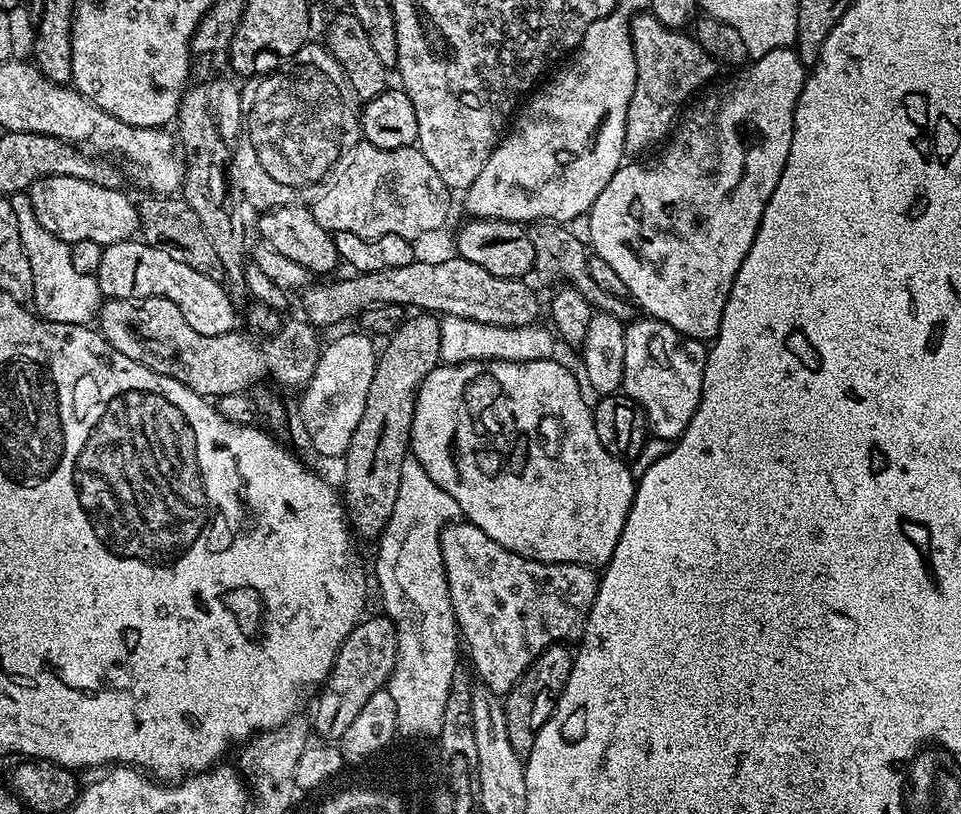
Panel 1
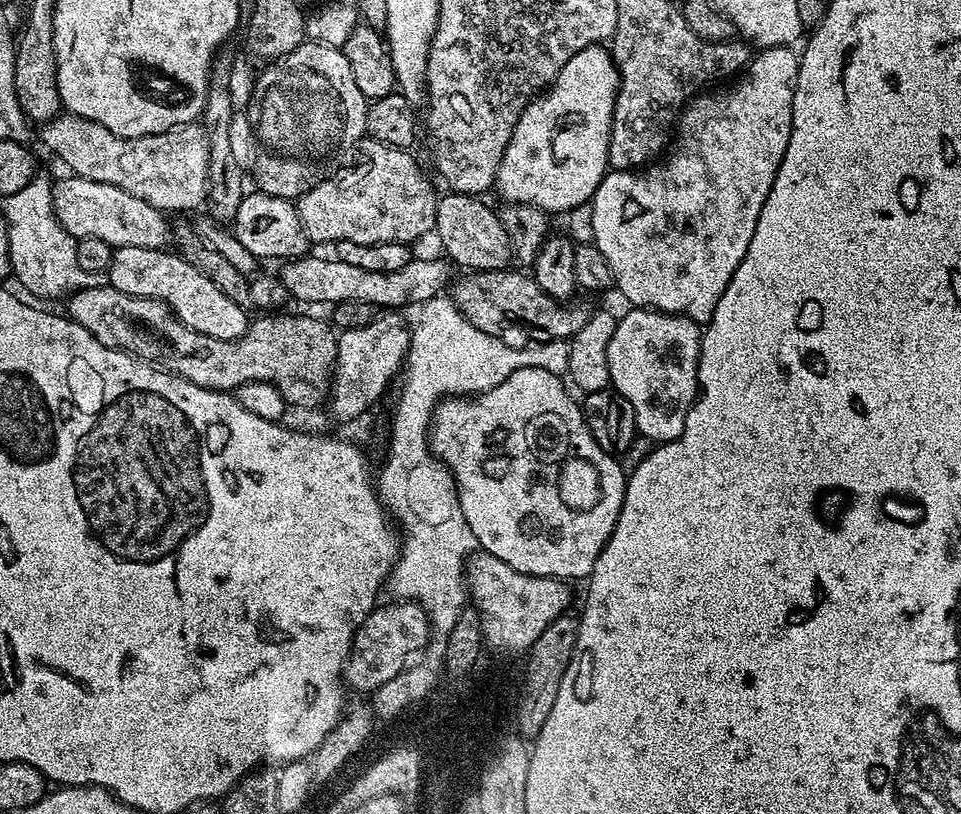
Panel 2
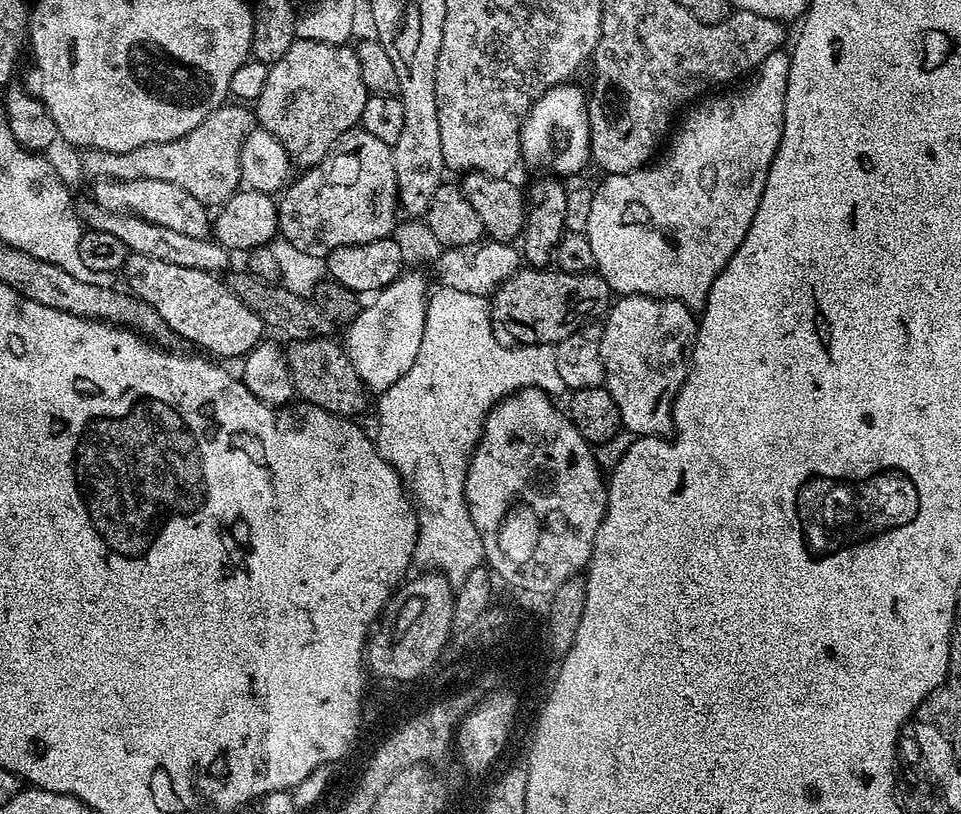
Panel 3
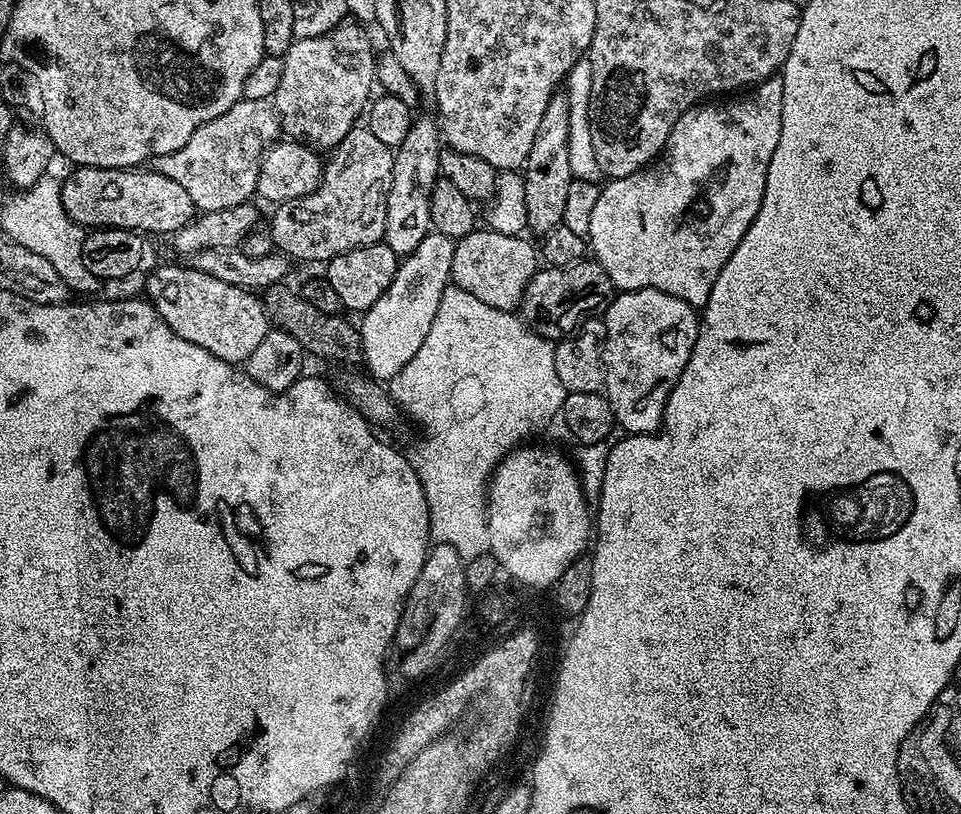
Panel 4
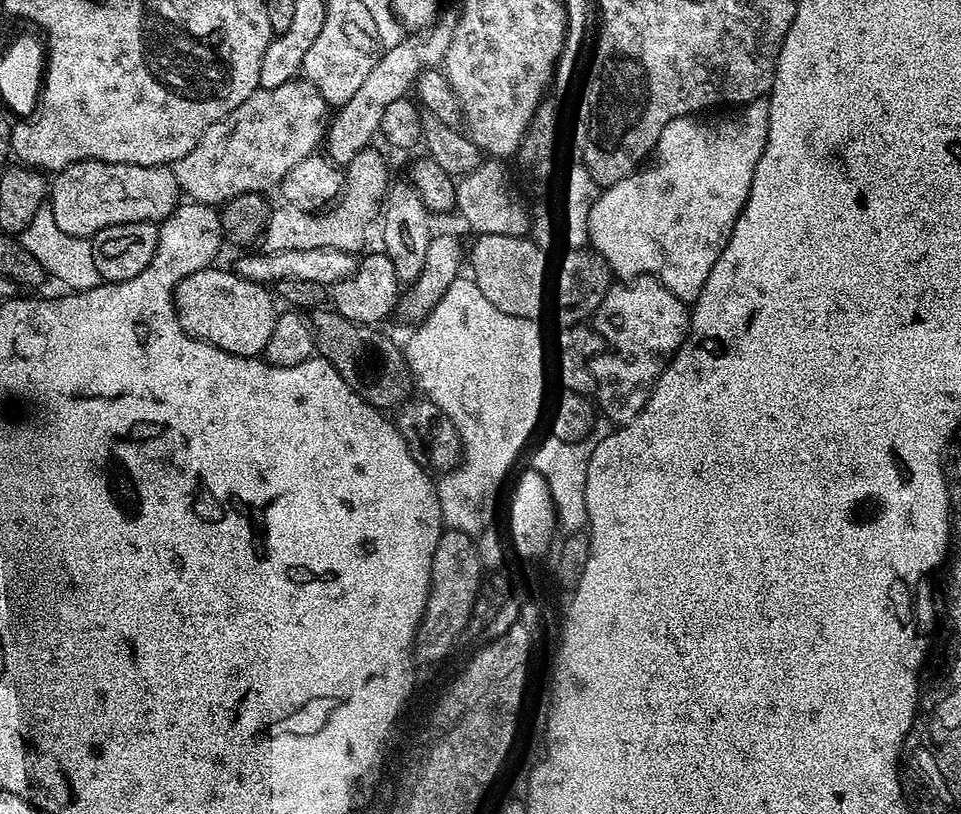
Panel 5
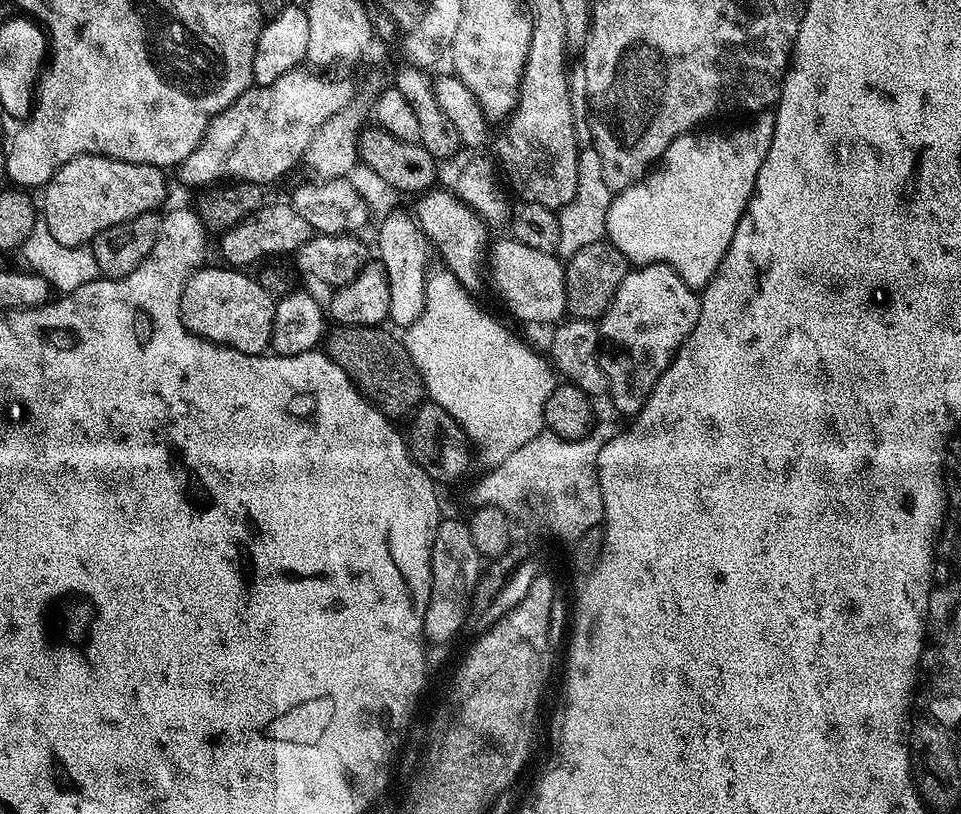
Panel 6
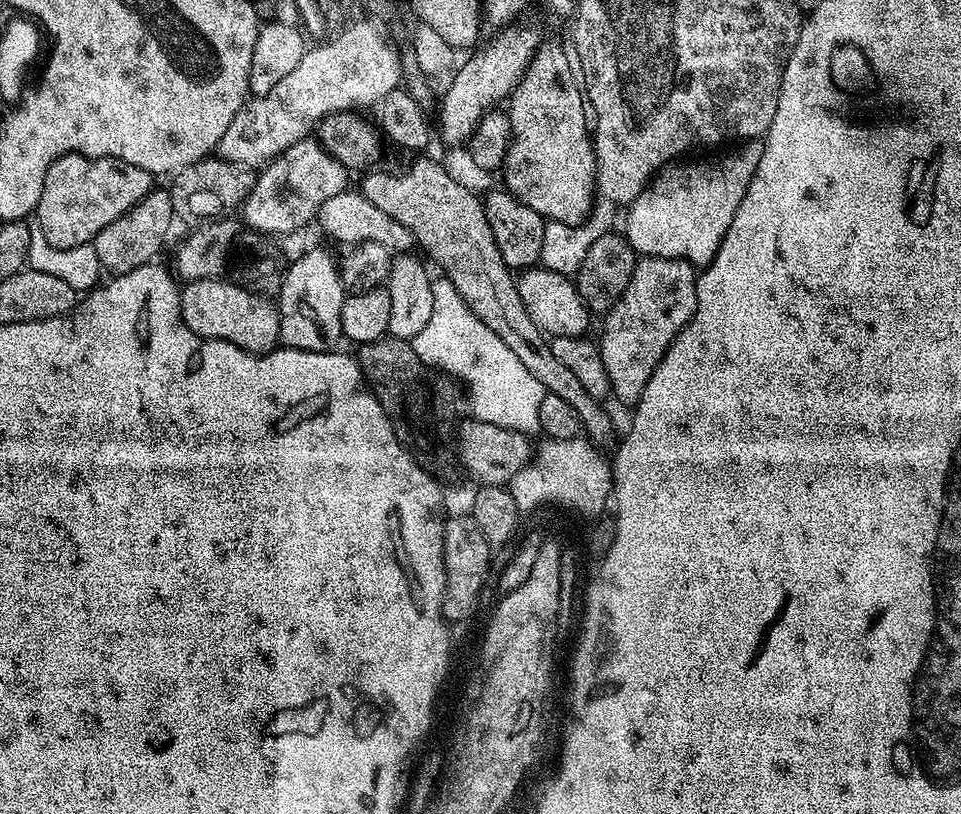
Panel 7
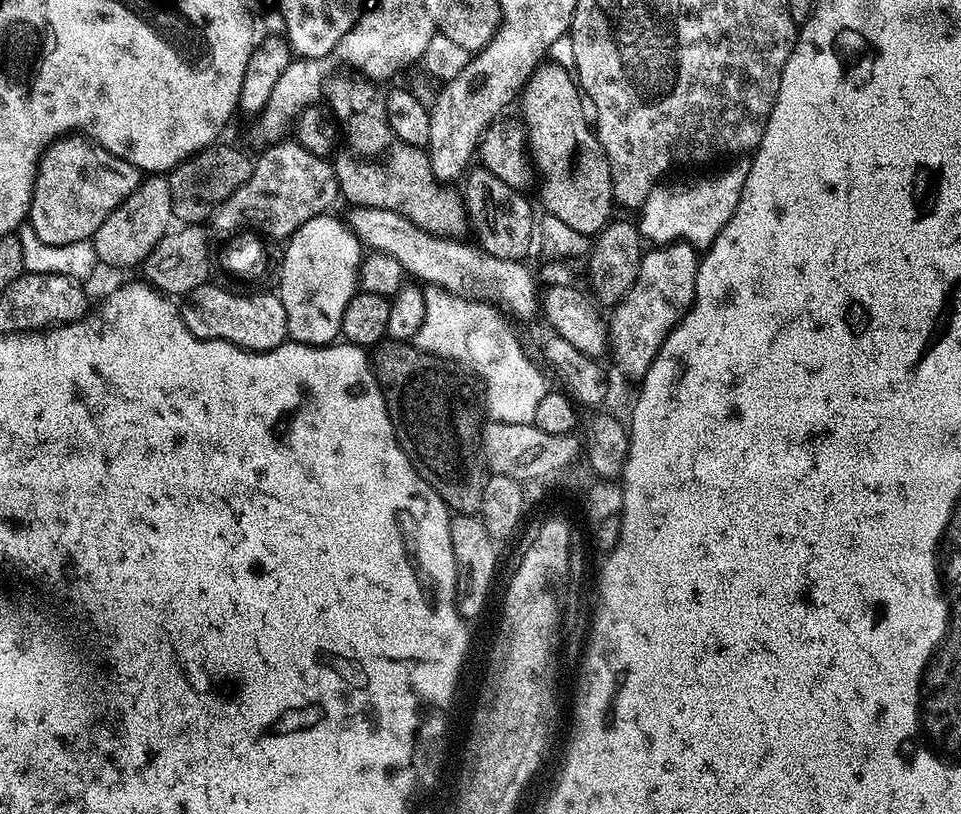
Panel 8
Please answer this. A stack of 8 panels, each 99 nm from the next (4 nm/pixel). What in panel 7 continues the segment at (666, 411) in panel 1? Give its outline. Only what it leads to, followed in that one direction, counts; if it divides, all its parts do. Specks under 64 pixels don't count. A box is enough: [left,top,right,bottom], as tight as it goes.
[598,256,697,406]

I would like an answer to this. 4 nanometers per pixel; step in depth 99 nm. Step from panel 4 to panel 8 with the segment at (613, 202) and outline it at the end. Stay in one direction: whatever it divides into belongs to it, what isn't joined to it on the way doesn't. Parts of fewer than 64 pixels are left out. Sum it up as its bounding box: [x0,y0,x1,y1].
[638,164,748,250]

